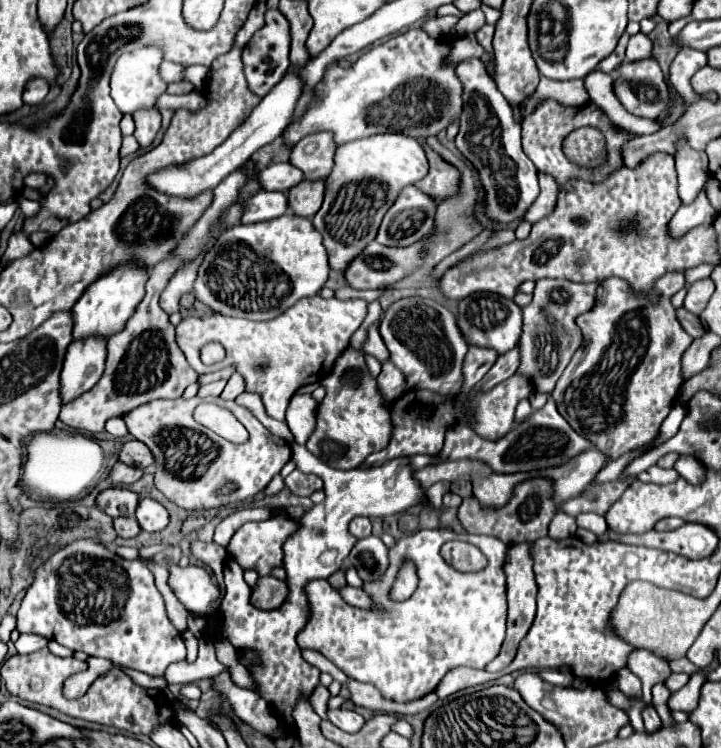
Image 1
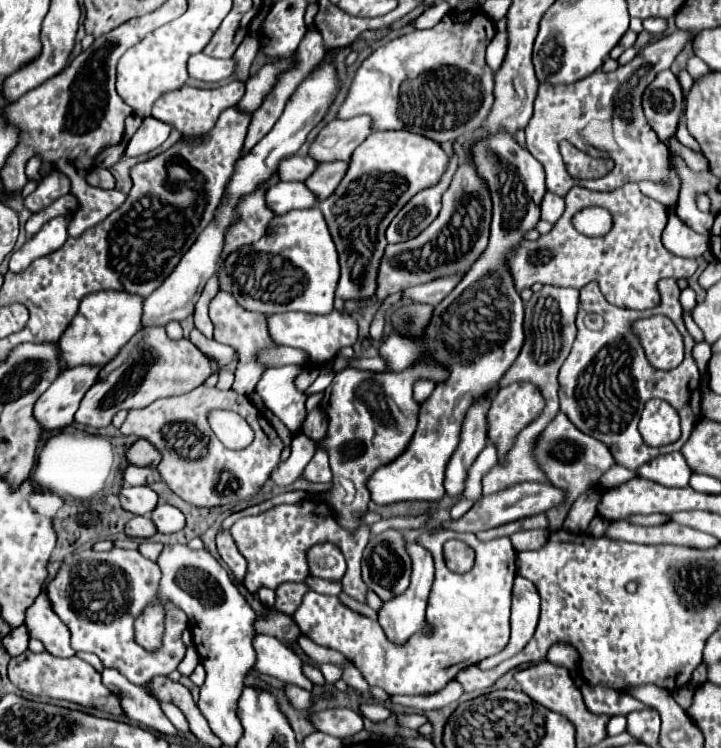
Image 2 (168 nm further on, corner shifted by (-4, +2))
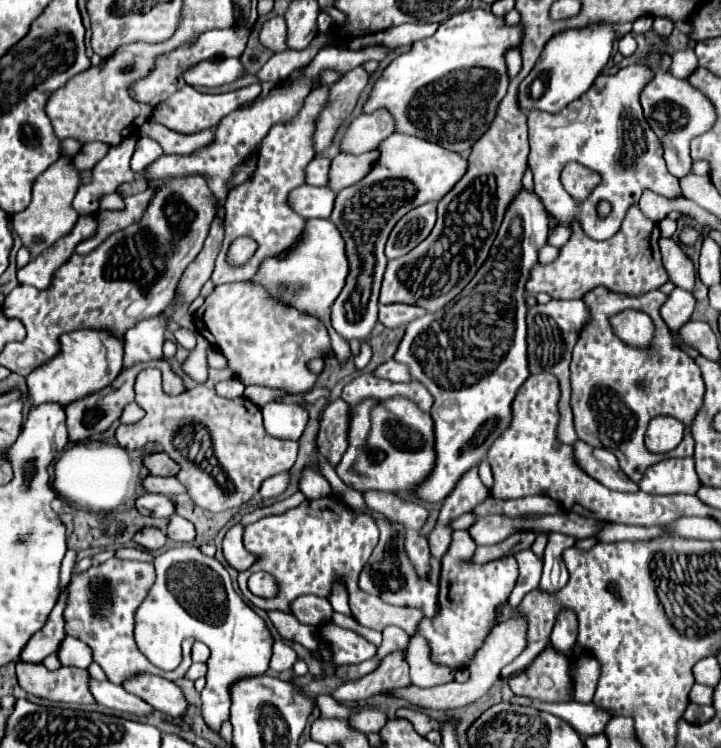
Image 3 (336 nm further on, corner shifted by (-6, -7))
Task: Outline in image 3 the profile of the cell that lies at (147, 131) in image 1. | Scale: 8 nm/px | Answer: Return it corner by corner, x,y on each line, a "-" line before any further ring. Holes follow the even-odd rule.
138,138
136,142
136,150
134,150
134,156
132,156
132,162
130,162
130,168
134,172
142,172
144,168
148,168
152,162
156,162
164,152
160,150
160,144
154,142
152,138

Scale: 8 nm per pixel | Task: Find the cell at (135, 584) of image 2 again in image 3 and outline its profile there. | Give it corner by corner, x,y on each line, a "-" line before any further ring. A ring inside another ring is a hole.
110,558
100,566
90,566
82,574
74,574
74,578
70,580
70,596
64,612
66,632
68,636
78,638
92,648
94,662
102,666
108,680
114,684
122,684
128,676
134,676
138,672
150,672
166,680
178,680
186,674
186,670
192,664
190,660
190,650
194,644
192,638
182,642
182,662
172,672
164,672
150,664
134,642
134,614
142,600
146,598
146,592
152,588
154,578
156,574
152,562
-
94,602
98,602
98,606
94,606

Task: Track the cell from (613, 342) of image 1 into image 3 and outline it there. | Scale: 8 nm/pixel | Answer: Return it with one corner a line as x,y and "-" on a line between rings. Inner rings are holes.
600,286
586,292
584,302
590,308
592,320
584,328
574,348
570,366
576,434
590,446
610,450
618,458
620,470
638,484
648,466
664,458
684,458
694,454
692,436
686,436
684,442
680,442
678,450
672,450
668,454
652,454
644,446
644,432
648,428
648,422
658,414
670,414
684,424
690,424
702,406
704,380
696,362
672,344
670,328
658,312
666,302
666,296
660,290
650,290
648,294
628,298
628,294
604,290
604,286
-
626,308
644,310
654,322
655,336
650,350
642,352
640,348
624,344
608,324
610,316

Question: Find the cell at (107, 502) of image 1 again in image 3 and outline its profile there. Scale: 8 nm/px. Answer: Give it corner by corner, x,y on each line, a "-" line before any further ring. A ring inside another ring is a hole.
142,494
136,500
136,508
140,514
156,518
170,518
176,512
174,502
164,494

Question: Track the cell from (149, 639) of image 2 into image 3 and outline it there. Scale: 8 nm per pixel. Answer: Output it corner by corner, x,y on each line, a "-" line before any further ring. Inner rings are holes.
184,544
166,550
164,554
154,558
154,566
158,578
136,612
136,630
134,630
136,644
154,666
165,671
172,671
179,666
184,638
192,636
204,642
212,650
212,656
208,660
206,686
202,690
202,716
212,730
220,730
220,724
230,716
230,686
244,676
258,676
268,670
272,644
274,644
270,630
266,628
266,622
234,592
228,570
216,558
208,558
206,554
202,554
200,548

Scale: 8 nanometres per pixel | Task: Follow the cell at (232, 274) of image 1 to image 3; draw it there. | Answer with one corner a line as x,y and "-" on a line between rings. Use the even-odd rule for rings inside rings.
308,220
302,240
298,240
288,252
276,258
268,258
262,262
258,274
252,282
262,284
276,298
282,298
286,304
304,310
308,314
318,316
328,326
332,338
332,350
336,362
342,366
350,358
350,346
342,340
330,326
330,306
338,298
344,288
348,276
348,258
344,250
344,240
340,238
340,230
330,220

